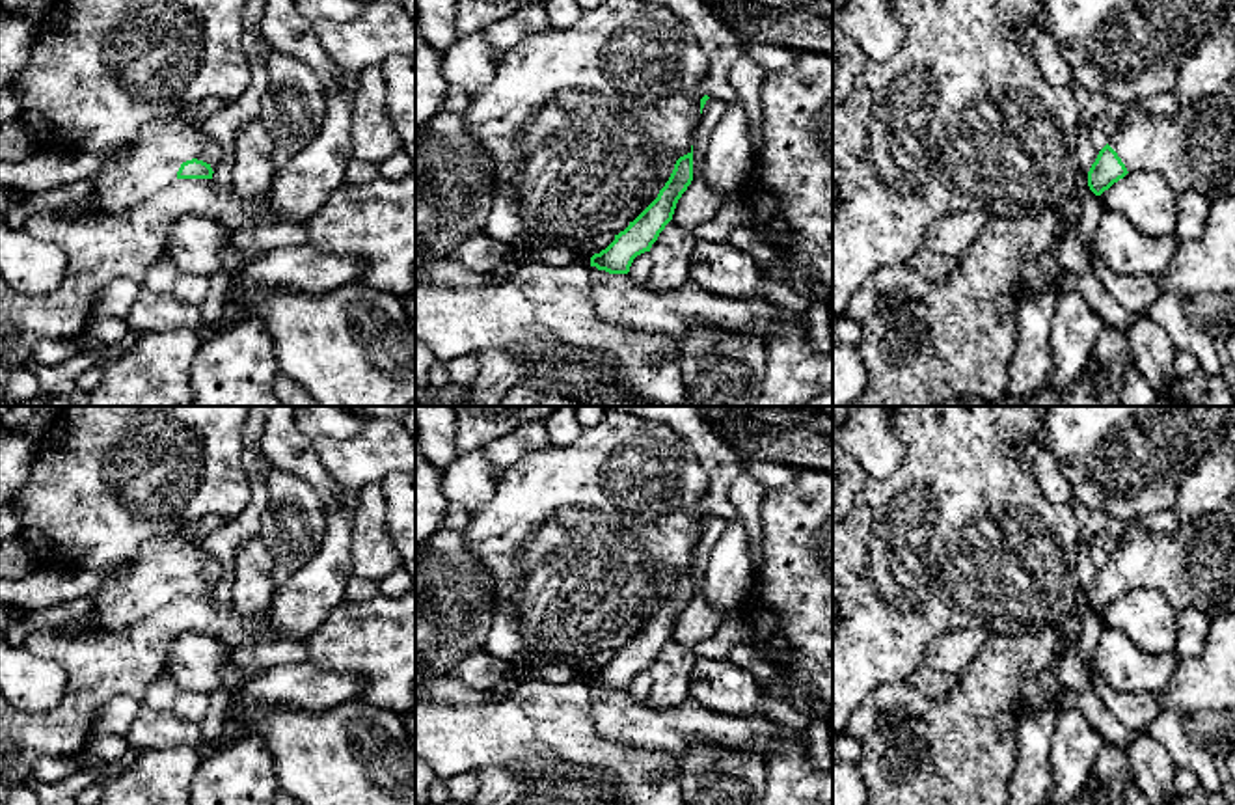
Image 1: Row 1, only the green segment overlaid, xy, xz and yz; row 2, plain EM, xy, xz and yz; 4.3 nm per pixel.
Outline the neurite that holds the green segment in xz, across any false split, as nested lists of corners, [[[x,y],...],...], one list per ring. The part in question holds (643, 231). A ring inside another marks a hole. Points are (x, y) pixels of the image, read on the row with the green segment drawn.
[[[693,145],[676,160],[658,198],[592,257],[570,265],[523,257],[509,281],[492,287],[415,283],[415,343],[428,347],[434,360],[441,362],[486,348],[507,348],[527,363],[533,373],[529,384],[540,395],[559,395],[585,406],[685,406],[680,343],[605,322],[592,306],[592,268],[628,274],[633,259],[650,252],[672,220],[691,181]]]

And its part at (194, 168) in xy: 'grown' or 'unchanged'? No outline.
grown

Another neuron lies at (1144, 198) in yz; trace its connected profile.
[[[1133,171],[1097,196],[1110,212],[1125,216],[1142,235],[1174,235],[1177,192],[1155,171]]]

